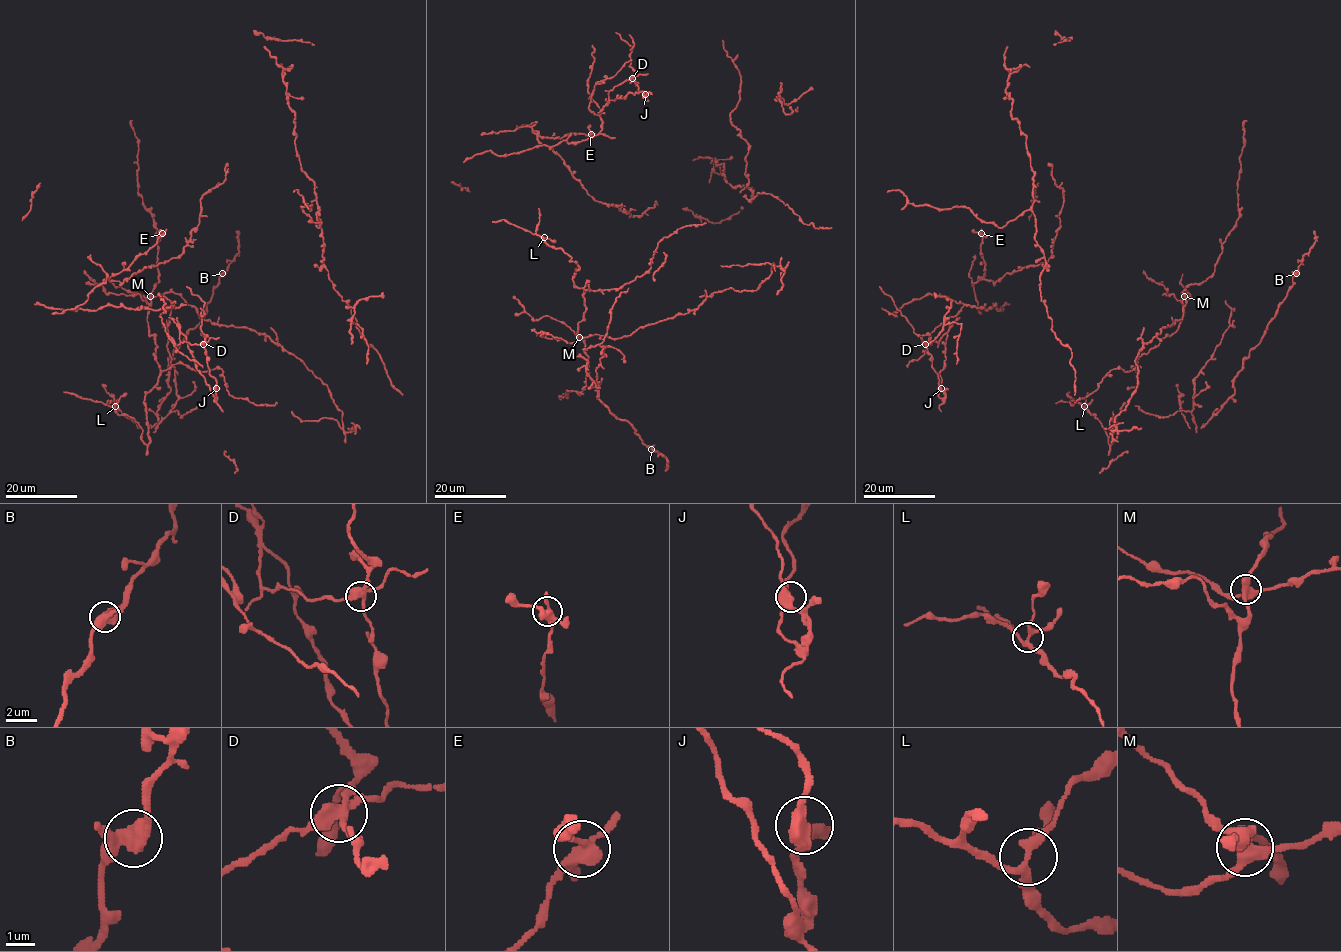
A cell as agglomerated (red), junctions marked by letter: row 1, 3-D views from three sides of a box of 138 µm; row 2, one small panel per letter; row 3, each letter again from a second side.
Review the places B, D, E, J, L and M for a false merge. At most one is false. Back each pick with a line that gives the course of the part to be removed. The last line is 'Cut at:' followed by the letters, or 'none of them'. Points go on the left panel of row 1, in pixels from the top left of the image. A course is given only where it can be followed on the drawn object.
M: course (150, 297), (177, 293), (201, 318), (268, 335), (326, 385), (343, 427), (328, 418), (301, 420), (292, 411)
Cut at: M

